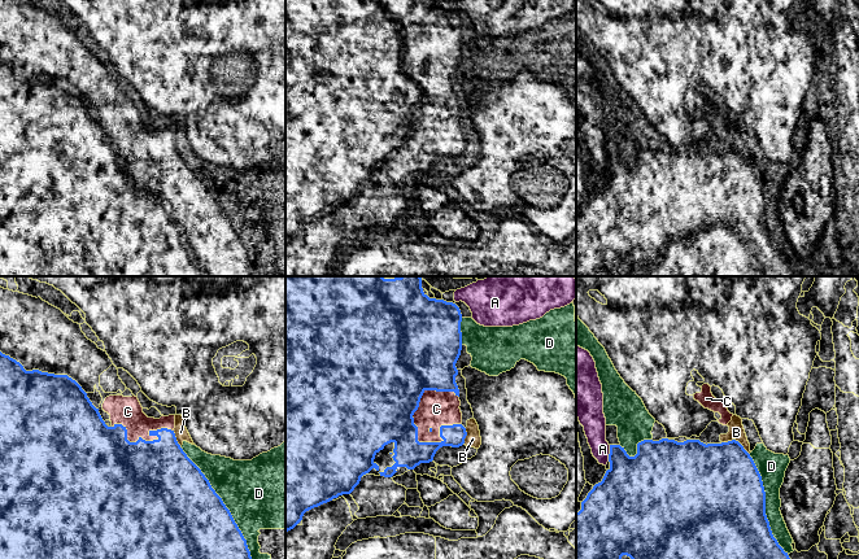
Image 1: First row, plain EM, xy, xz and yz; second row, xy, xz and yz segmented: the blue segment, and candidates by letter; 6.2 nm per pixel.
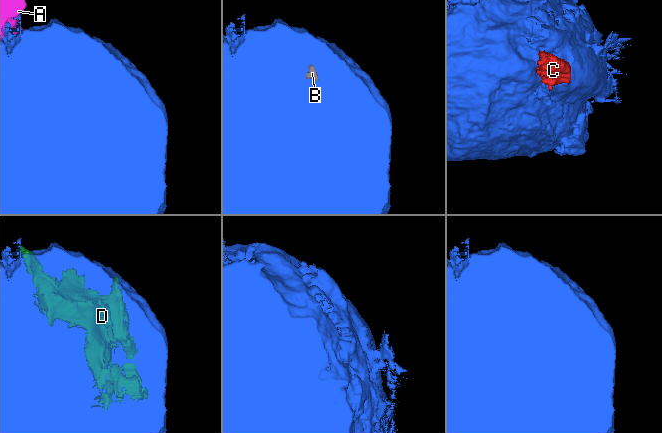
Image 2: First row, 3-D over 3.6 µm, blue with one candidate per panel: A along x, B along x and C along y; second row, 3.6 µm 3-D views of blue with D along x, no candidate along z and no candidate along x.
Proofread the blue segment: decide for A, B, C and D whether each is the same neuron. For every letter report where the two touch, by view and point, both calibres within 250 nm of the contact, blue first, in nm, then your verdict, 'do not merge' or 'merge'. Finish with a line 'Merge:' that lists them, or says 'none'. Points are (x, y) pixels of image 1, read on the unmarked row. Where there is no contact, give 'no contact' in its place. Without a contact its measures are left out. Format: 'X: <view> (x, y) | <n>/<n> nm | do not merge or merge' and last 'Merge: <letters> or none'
A: yz (610, 162) | 360/160 nm | do not merge
B: yz (735, 149) | 440/100 nm | do not merge
C: xz (418, 113) | 500/220 nm | merge
D: xy (226, 217) | 500/440 nm | do not merge
Merge: C

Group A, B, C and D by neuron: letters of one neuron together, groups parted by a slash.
A / B D / C

